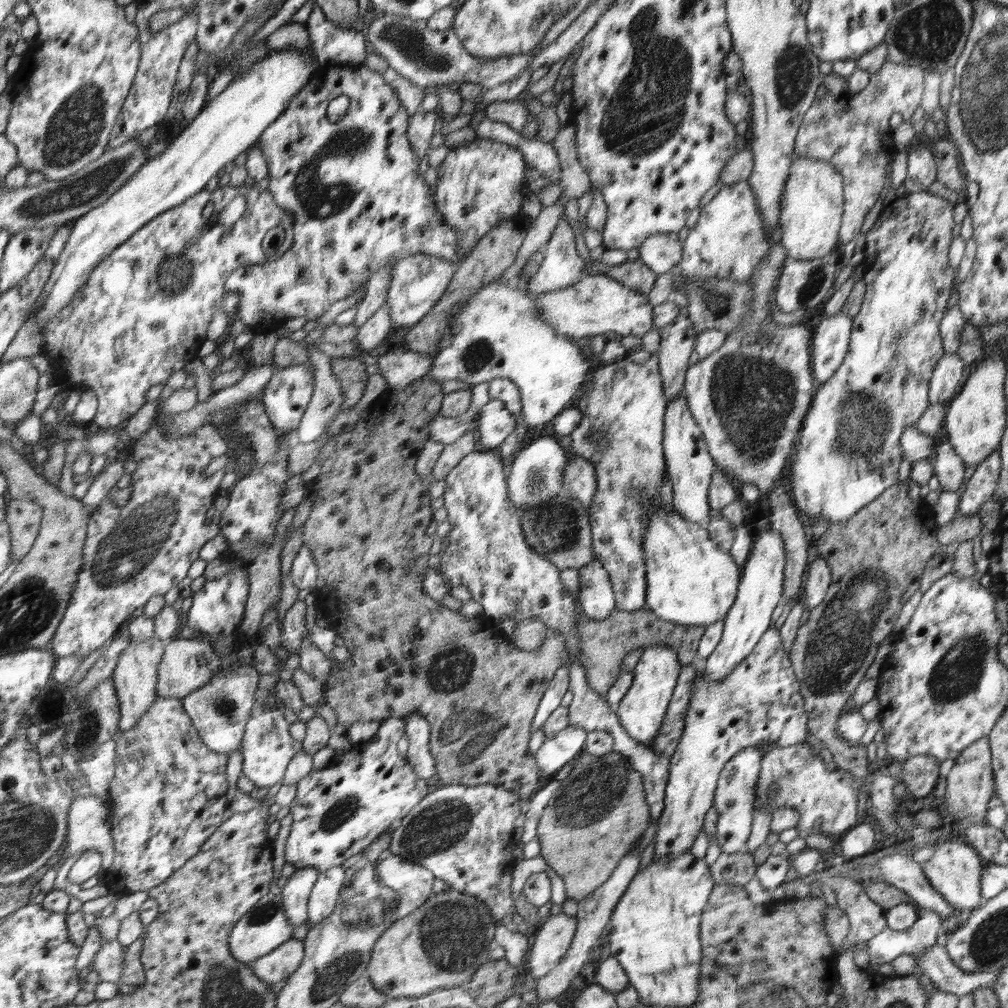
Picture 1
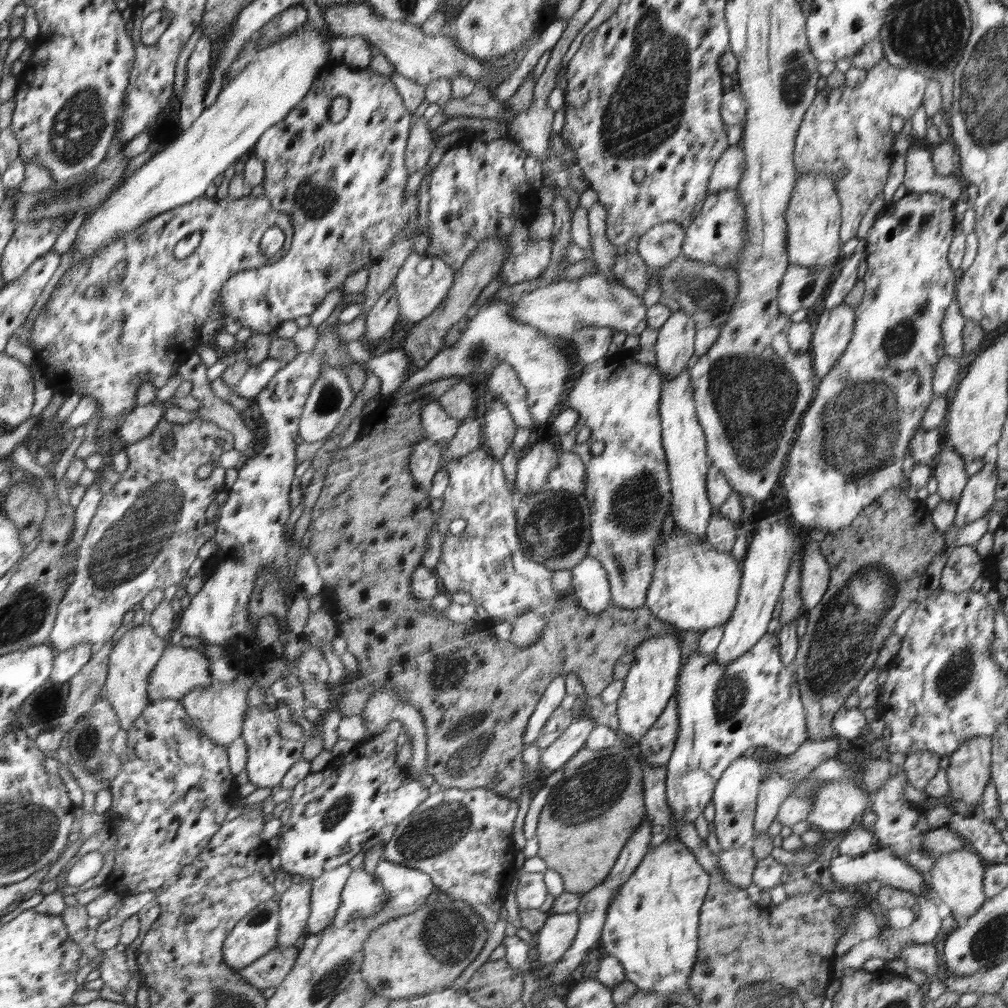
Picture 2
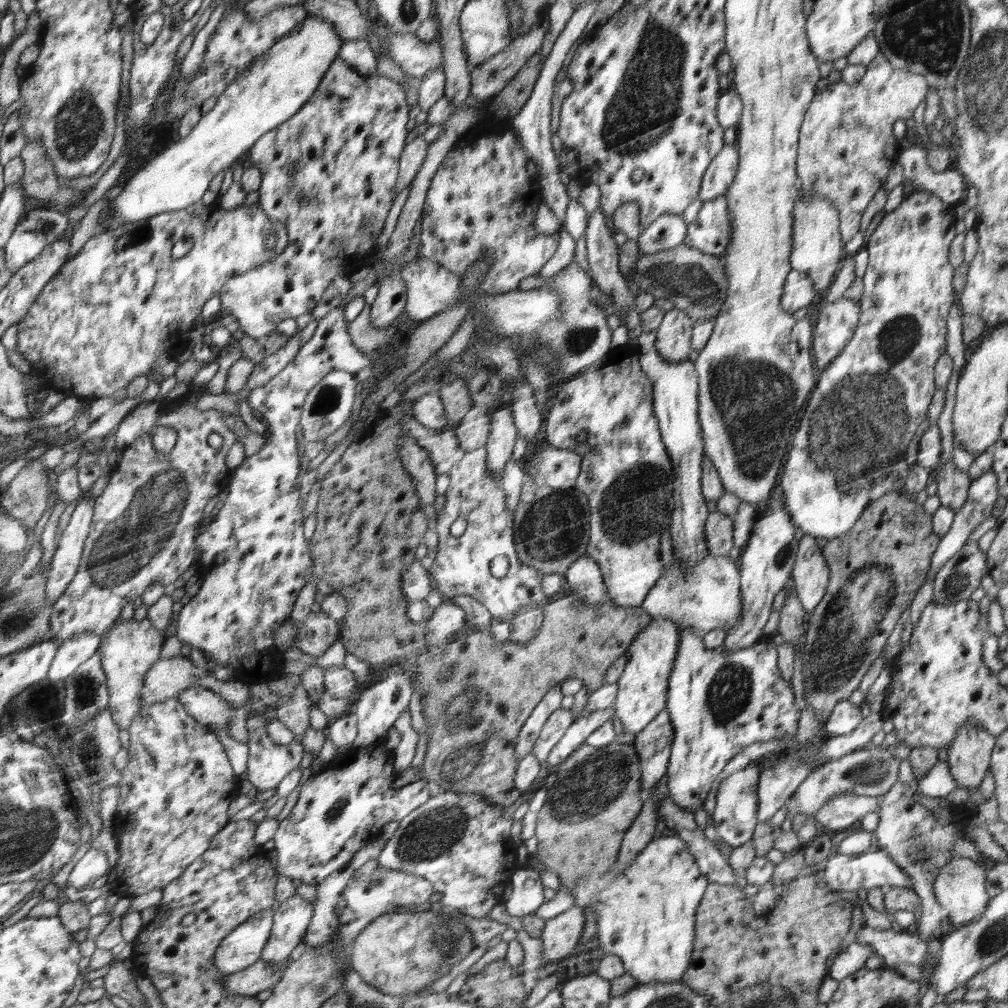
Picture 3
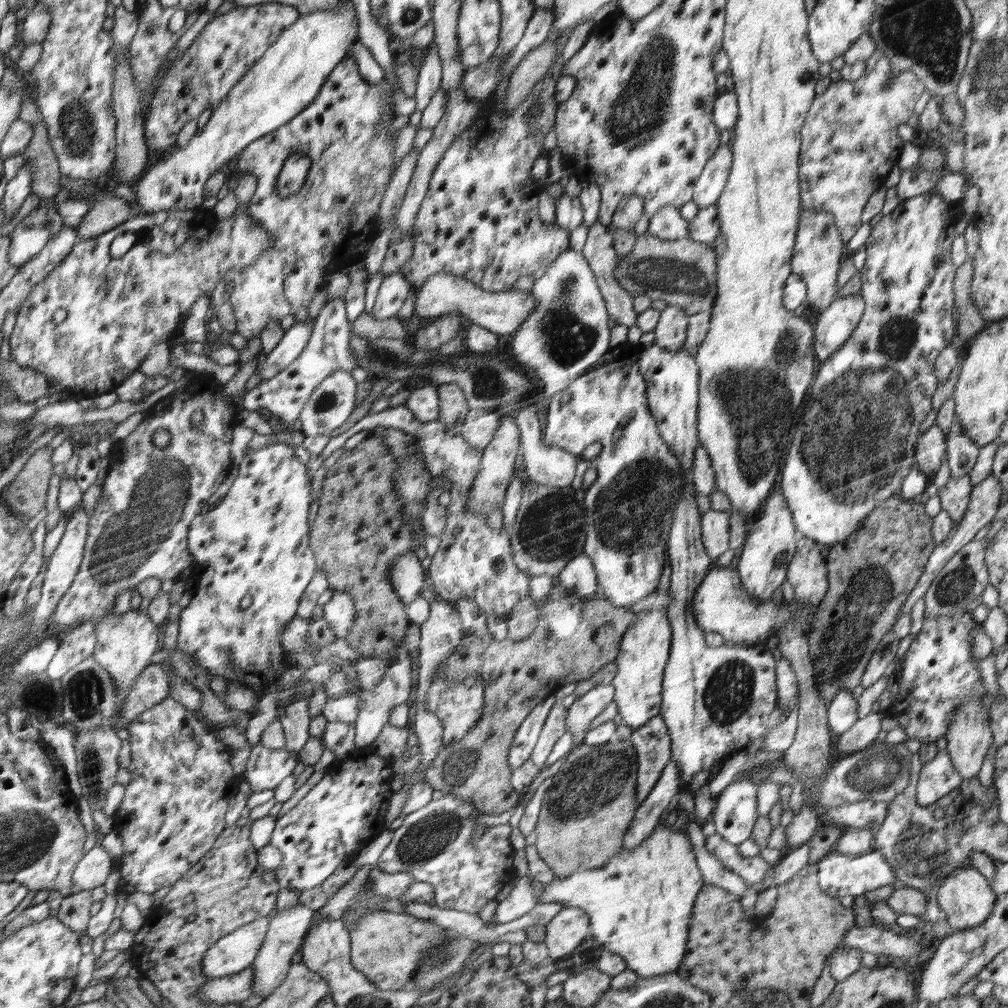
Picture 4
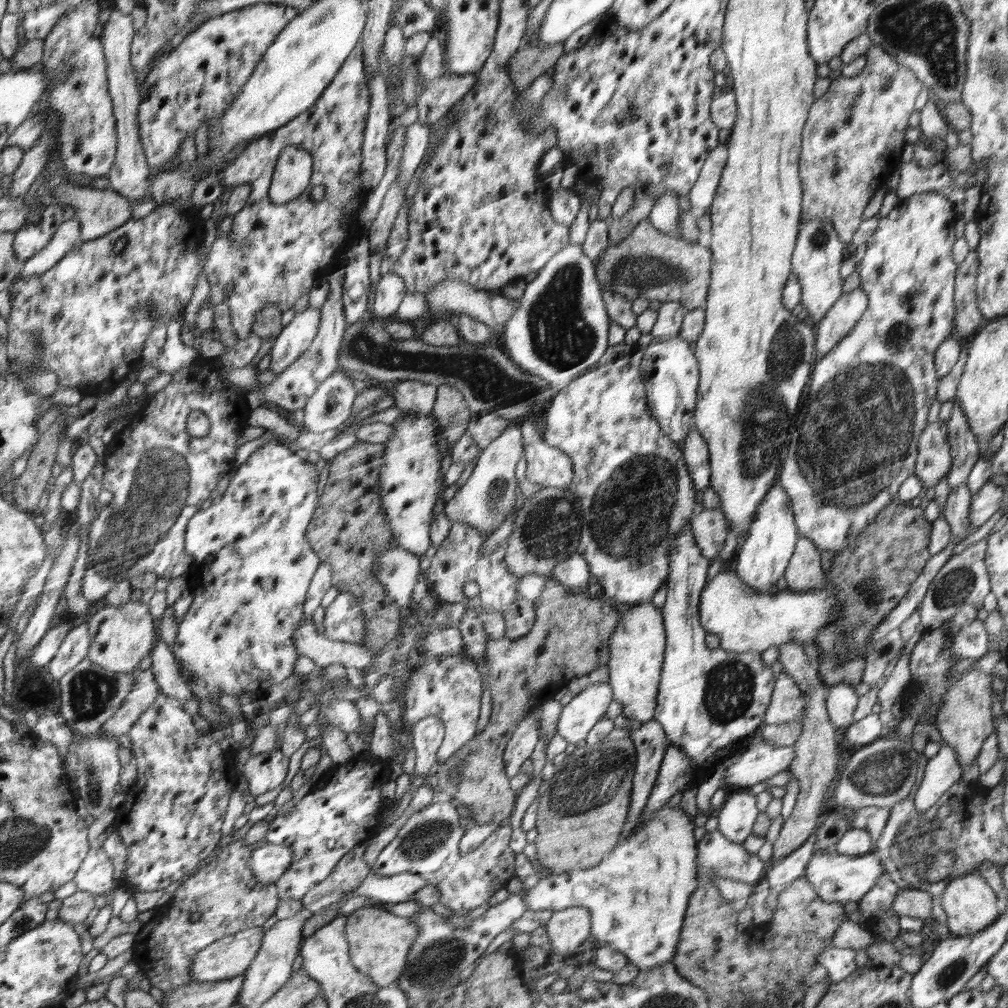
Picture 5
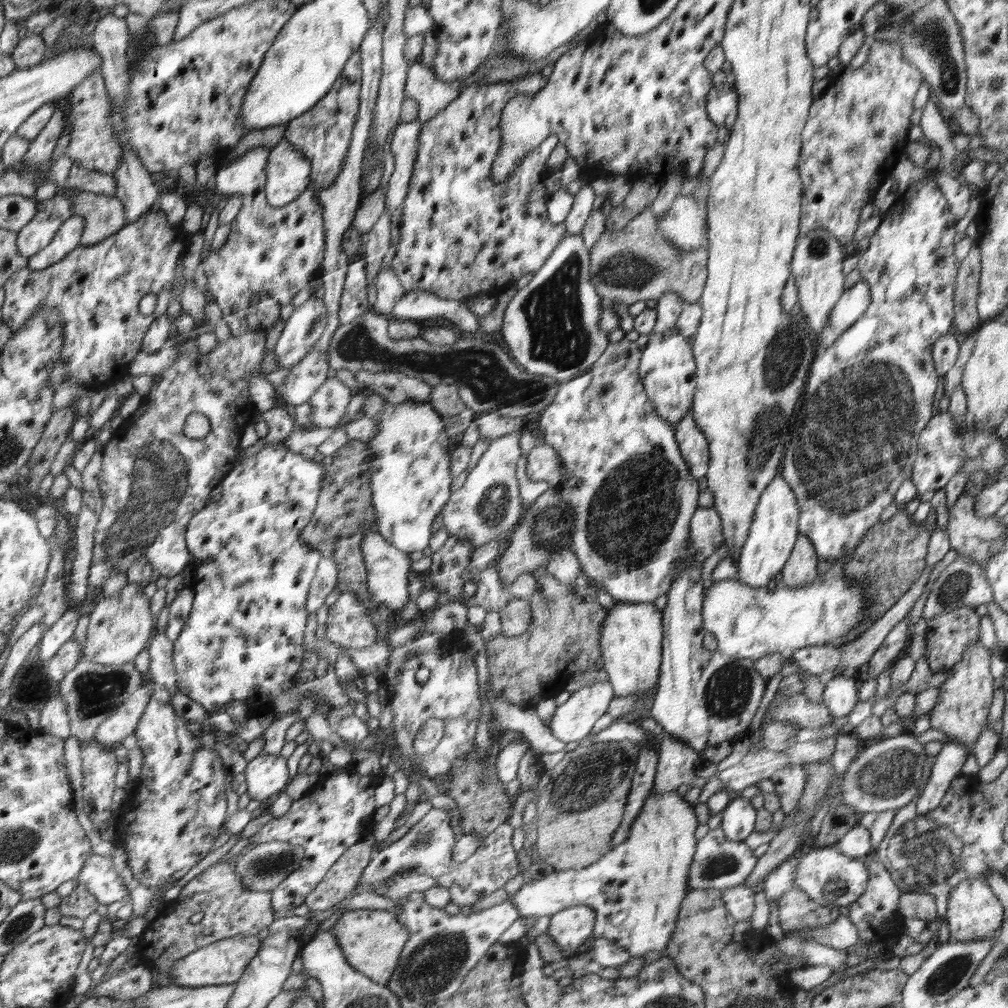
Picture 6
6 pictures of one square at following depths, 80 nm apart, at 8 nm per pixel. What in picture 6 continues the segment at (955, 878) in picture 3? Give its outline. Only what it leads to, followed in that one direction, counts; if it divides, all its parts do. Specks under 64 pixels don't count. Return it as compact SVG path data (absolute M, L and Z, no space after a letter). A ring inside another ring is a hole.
M980 878L963 880L950 890L948 917L946 919L949 928L949 938L952 941L982 940L992 936L1000 924L1002 924L1002 906L996 900L993 889Z

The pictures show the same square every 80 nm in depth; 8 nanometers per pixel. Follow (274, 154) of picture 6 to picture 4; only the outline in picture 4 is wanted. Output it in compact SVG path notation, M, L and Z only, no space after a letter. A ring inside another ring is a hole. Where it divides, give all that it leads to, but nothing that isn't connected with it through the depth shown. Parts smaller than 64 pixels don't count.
M294 153L284 160L280 178L277 180L278 197L288 198L298 192L305 183L311 160L302 153Z

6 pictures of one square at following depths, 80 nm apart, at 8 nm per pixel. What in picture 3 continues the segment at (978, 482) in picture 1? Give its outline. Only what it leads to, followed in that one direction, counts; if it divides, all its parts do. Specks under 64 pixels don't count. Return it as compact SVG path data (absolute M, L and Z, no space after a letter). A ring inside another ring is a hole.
M994 470L972 479L968 498L960 510L955 511L953 523L942 537L941 544L932 558L930 572L927 578L935 574L952 558L970 538L976 526L980 526L992 514L992 508L998 498L997 478Z

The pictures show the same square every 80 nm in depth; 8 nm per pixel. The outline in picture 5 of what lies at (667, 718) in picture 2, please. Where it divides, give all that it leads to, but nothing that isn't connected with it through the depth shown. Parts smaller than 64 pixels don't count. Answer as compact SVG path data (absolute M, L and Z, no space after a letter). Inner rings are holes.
M657 719L642 723L639 729L631 731L637 752L637 765L633 774L633 790L630 804L630 820L626 820L628 837L641 817L644 805L652 794L669 741Z

